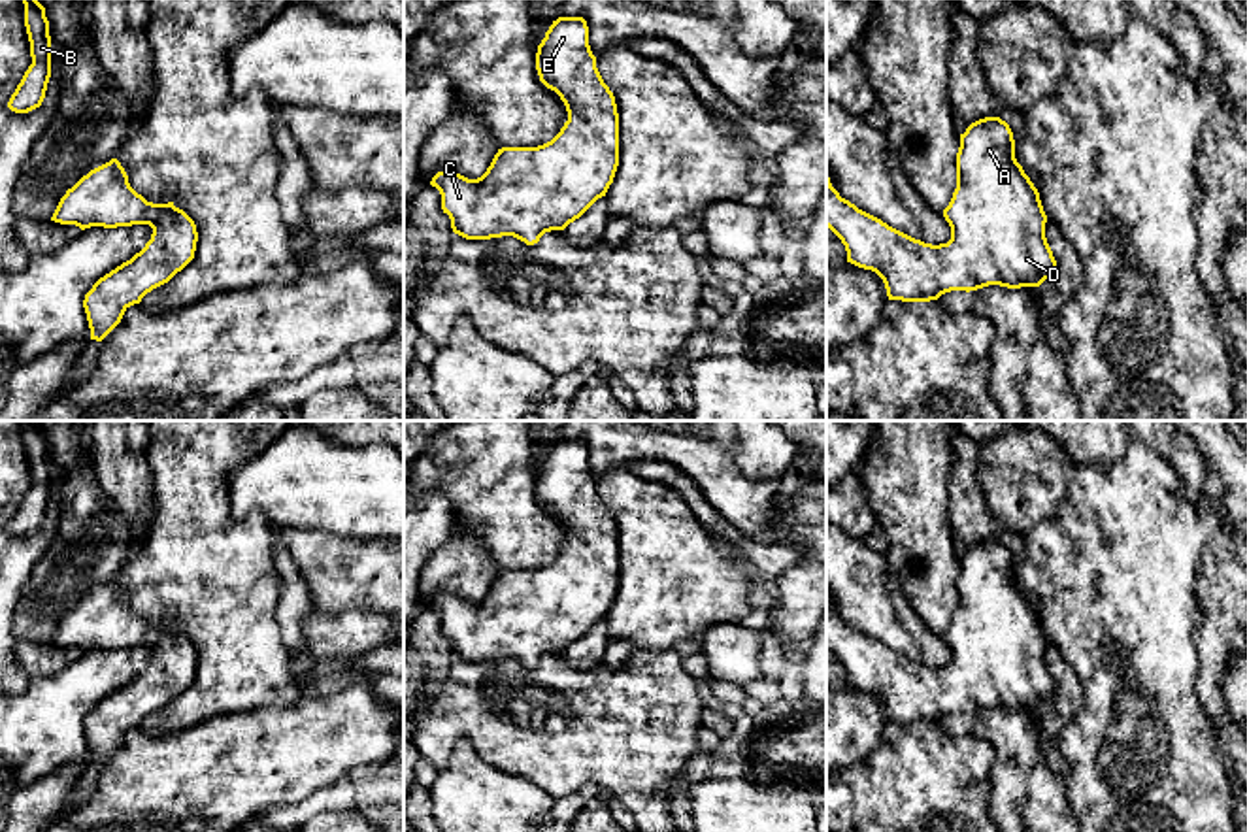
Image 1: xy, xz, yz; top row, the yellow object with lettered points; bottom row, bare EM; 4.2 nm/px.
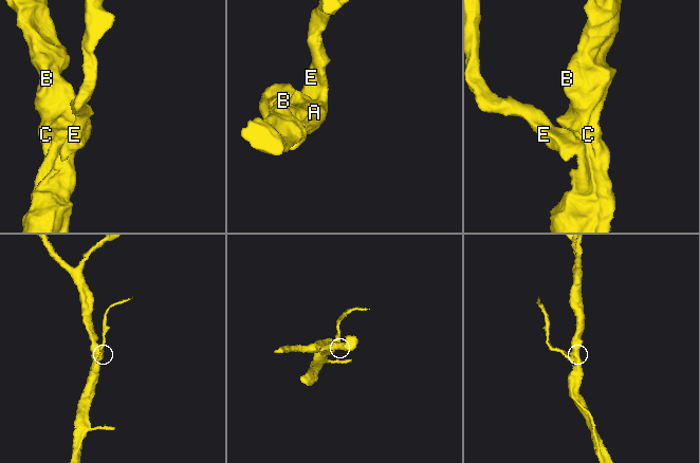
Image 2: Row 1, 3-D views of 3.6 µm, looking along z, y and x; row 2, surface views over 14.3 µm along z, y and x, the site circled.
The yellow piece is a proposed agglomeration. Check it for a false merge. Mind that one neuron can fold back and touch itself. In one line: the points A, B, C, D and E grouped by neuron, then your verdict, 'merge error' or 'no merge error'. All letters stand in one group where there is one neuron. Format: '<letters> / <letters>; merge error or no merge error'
A B C D E; no merge error

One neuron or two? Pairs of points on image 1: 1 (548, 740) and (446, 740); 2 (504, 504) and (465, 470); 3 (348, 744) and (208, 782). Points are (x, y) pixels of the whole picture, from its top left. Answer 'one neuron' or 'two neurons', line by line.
1: one neuron
2: one neuron
3: one neuron

